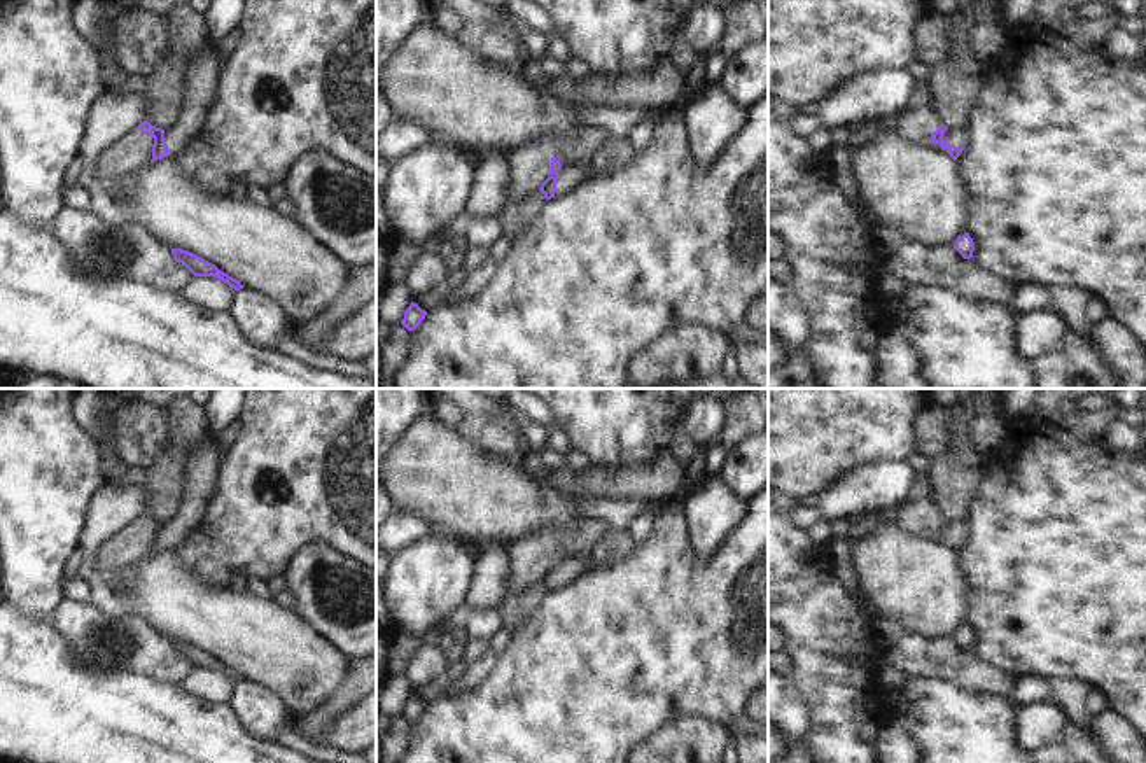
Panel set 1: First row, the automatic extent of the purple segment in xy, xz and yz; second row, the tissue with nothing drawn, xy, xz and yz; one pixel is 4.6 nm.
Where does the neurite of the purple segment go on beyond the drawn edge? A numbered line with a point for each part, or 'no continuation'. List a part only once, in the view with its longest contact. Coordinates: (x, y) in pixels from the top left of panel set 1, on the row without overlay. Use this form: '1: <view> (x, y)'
1: yz (957, 529)

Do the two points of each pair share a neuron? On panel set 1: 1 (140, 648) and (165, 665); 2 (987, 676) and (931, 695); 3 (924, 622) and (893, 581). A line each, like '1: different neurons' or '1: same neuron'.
1: same neuron
2: different neurons
3: same neuron

